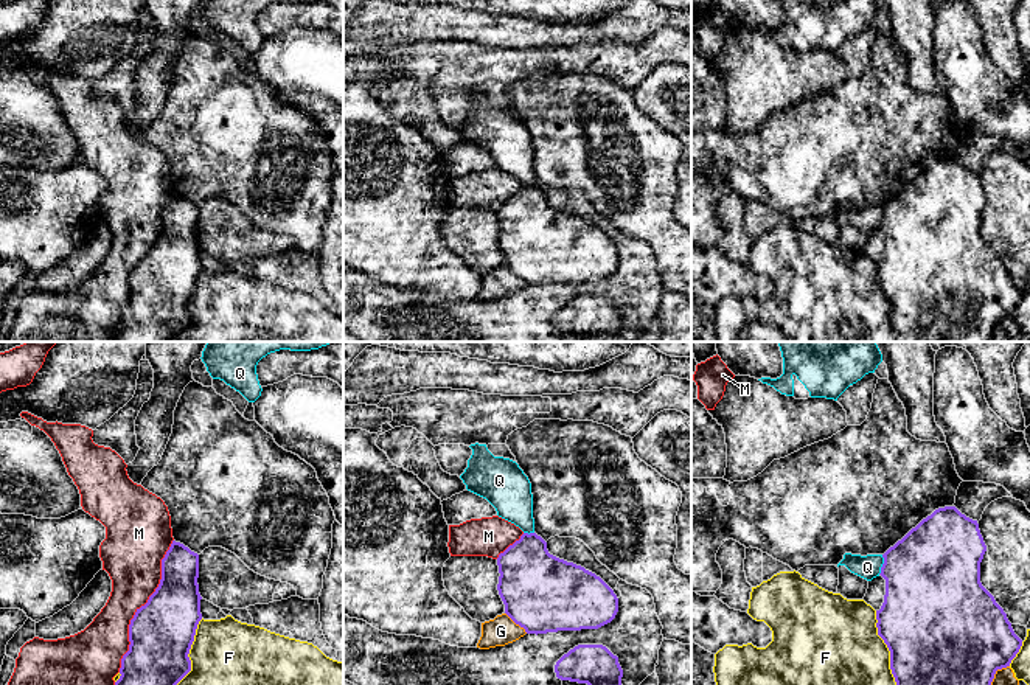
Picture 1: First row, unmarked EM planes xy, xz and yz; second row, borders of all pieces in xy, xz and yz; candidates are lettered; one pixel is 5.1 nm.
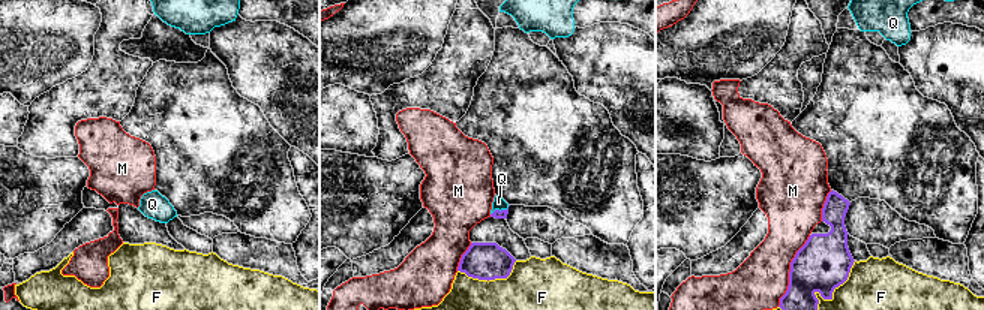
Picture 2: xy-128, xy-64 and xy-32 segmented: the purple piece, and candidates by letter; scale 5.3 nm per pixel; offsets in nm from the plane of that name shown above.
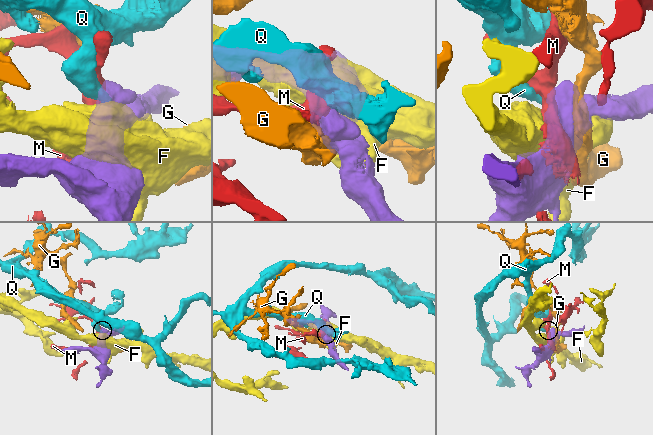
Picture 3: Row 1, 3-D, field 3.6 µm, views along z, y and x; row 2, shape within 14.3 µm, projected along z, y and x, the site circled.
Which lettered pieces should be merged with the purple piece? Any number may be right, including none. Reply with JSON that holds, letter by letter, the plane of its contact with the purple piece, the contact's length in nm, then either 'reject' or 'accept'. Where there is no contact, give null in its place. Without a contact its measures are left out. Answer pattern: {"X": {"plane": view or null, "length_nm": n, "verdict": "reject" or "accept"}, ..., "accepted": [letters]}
{"F": {"plane": "yz", "length_nm": 420, "verdict": "reject"}, "G": {"plane": "xz", "length_nm": 160, "verdict": "reject"}, "M": {"plane": "xy", "length_nm": 750, "verdict": "reject"}, "Q": {"plane": "yz", "length_nm": 110, "verdict": "reject"}, "accepted": []}

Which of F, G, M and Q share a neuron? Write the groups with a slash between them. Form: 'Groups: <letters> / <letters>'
Groups: F / G / M / Q

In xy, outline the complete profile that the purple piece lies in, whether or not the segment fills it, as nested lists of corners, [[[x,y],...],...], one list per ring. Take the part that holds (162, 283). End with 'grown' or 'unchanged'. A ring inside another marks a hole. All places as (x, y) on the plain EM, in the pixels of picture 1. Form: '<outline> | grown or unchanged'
[[[172,193],[162,211],[162,231],[148,255],[137,261],[129,276],[129,303],[121,311],[115,342],[176,342],[191,323],[188,309],[202,272],[199,245],[199,207]]] | unchanged

